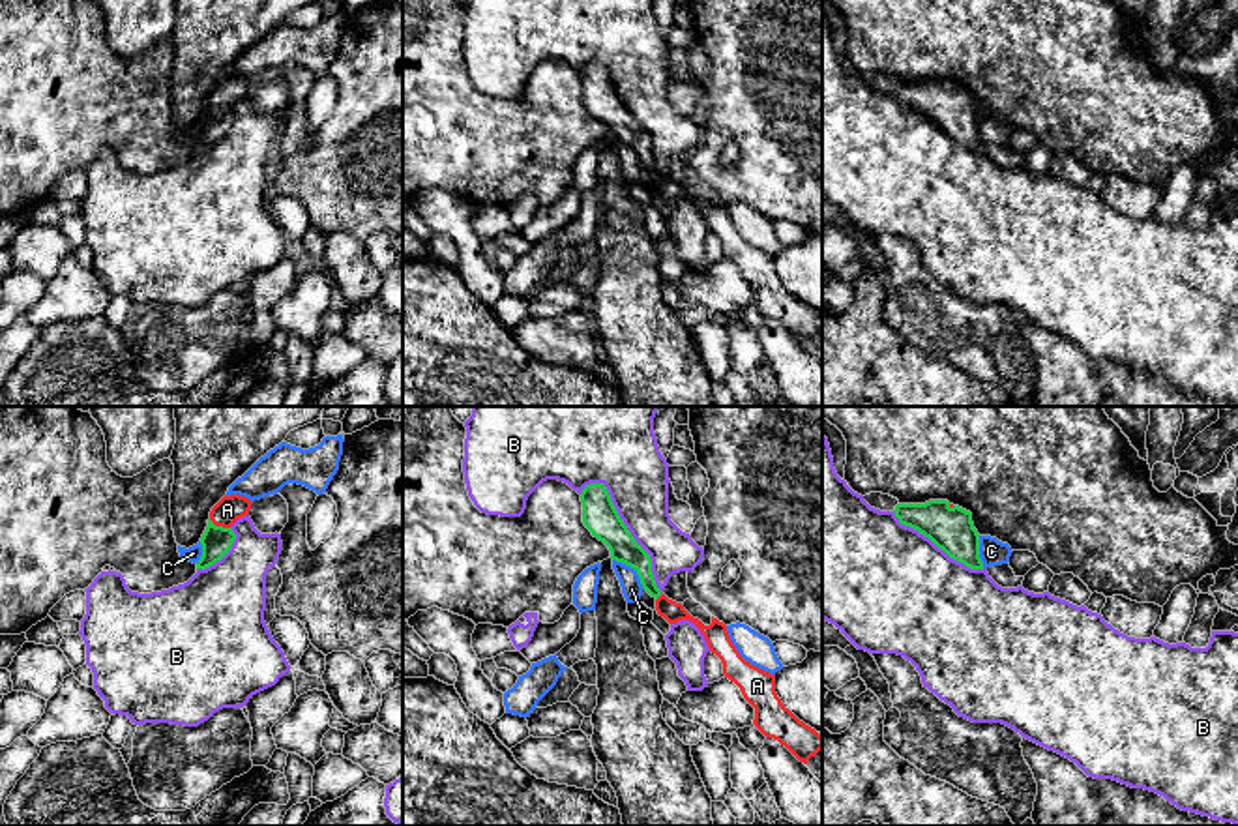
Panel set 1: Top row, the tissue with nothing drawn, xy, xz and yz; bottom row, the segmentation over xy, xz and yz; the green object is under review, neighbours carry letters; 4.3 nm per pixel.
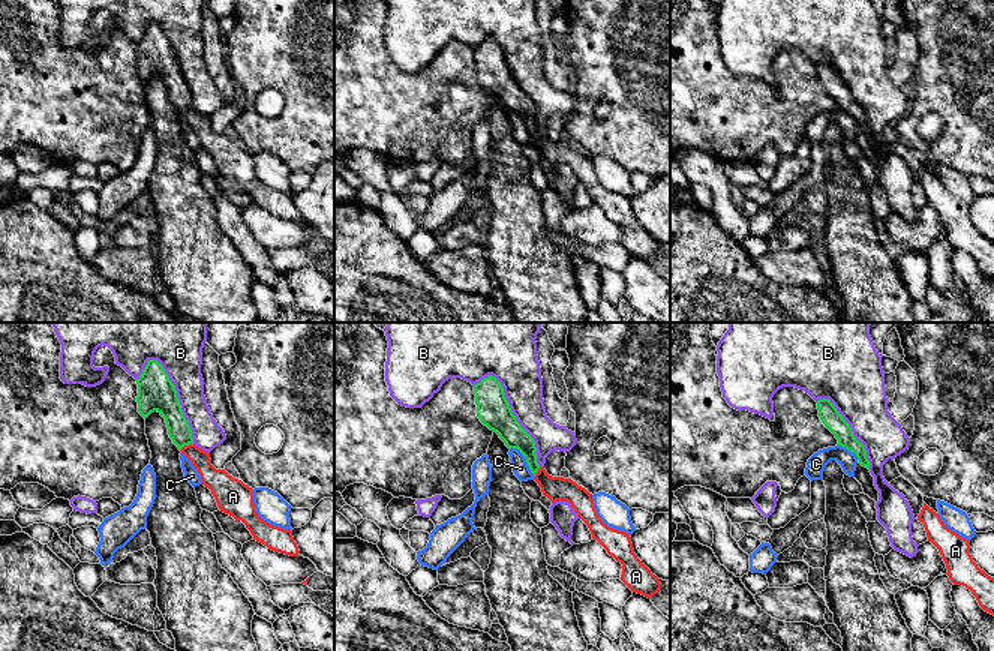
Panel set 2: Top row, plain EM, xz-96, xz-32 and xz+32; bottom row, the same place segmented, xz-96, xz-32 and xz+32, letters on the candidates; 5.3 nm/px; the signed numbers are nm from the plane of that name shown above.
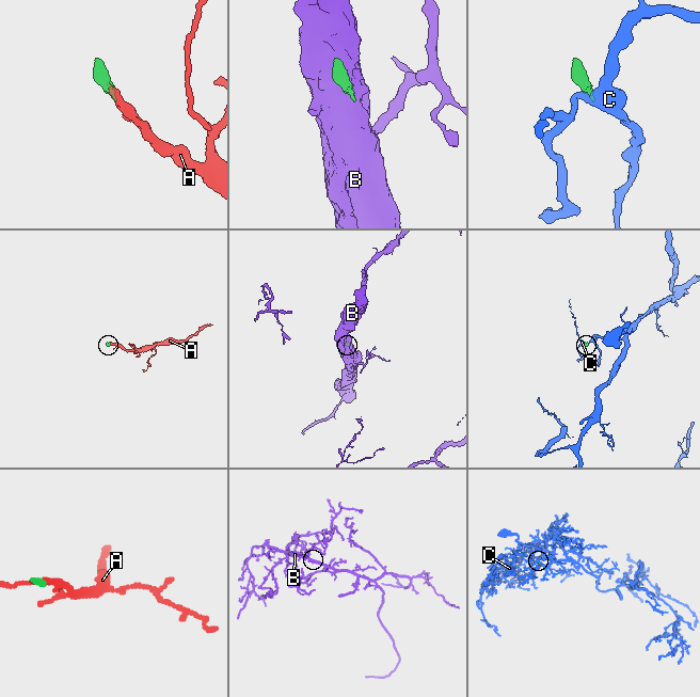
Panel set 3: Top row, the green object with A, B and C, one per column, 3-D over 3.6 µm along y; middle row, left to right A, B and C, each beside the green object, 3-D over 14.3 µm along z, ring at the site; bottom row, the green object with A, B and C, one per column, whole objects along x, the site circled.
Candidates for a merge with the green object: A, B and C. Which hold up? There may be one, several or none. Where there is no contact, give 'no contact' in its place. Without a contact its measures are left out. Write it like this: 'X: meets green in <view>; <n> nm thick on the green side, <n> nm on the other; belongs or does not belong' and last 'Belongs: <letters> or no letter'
A: meets green in xy; 130 nm thick on the green side, 110 nm on the other; belongs
B: meets green in xz; 150 nm thick on the green side, 280 nm on the other; does not belong
C: meets green in xz; 150 nm thick on the green side, 90 nm on the other; does not belong
Belongs: A

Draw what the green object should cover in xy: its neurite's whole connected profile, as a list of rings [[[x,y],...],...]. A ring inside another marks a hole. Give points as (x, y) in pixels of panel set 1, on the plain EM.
[[[240,75],[223,77],[210,92],[208,107],[200,118],[202,137],[197,150],[206,150],[219,142],[232,127],[236,114],[232,105],[249,96],[251,81]]]

